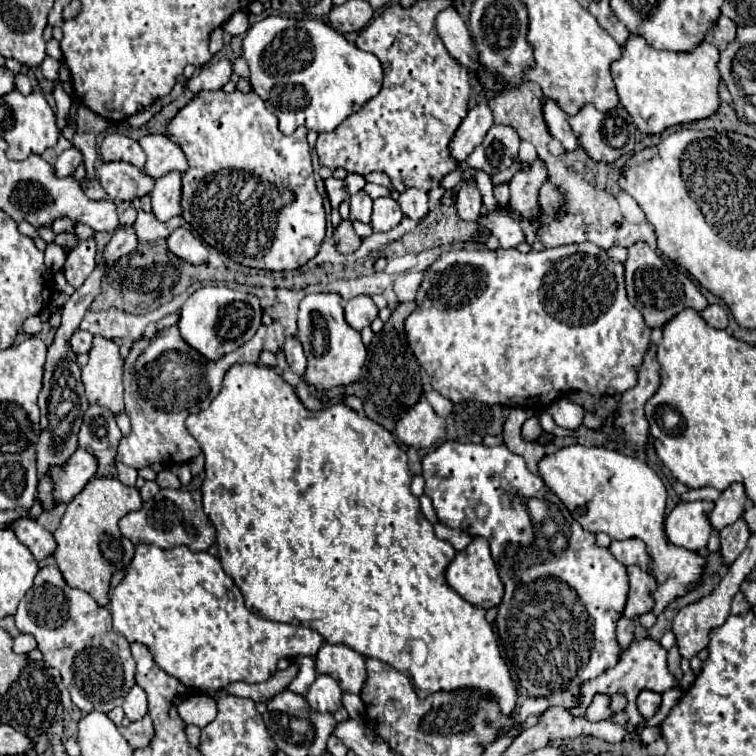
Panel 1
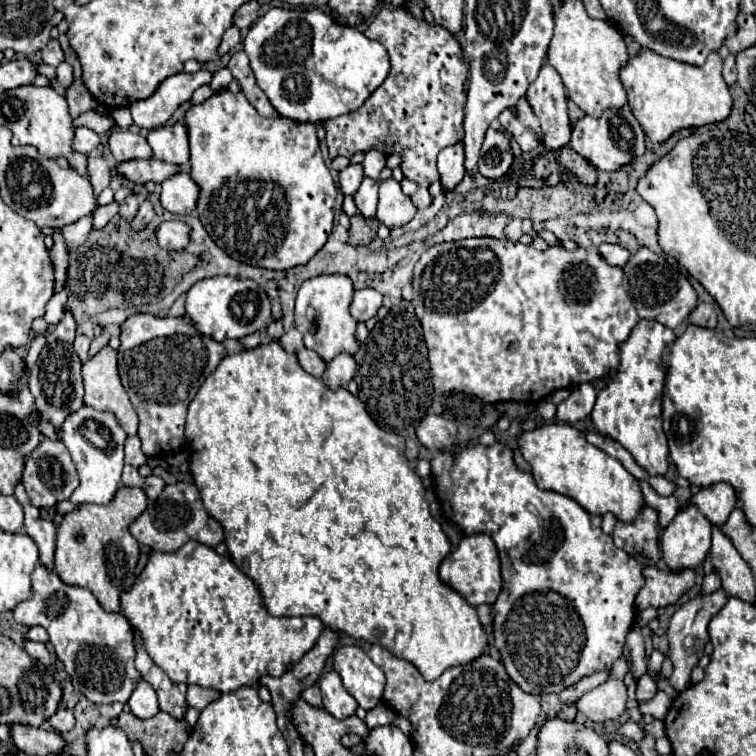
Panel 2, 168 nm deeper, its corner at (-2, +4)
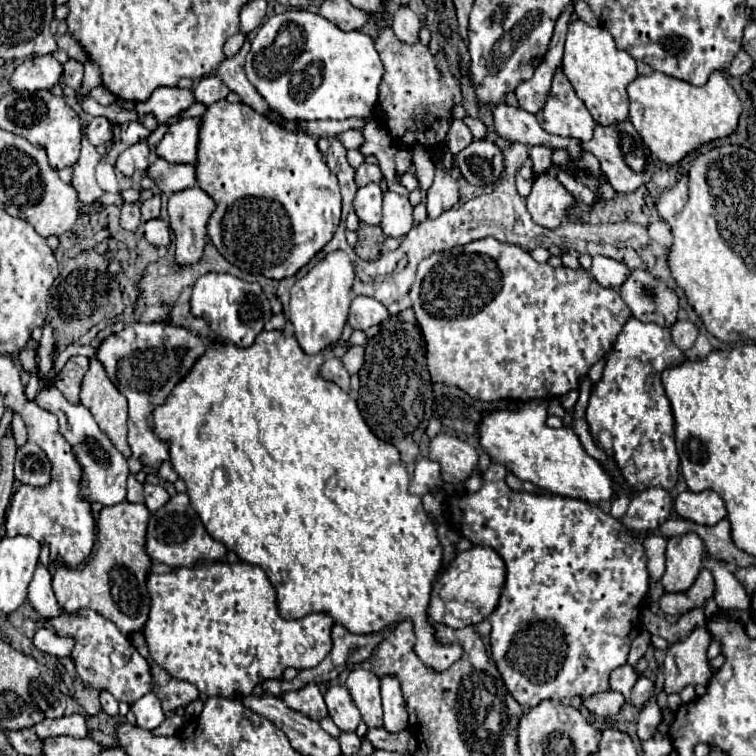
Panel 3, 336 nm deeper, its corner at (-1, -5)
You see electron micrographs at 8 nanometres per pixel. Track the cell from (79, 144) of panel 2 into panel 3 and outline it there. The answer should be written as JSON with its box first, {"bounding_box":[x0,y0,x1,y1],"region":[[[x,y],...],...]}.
{"bounding_box":[85,118,113,146],"region":[[[93,118],[85,130],[85,136],[89,140],[89,144],[93,146],[101,146],[101,144],[109,144],[113,134],[111,134],[111,122],[107,118]]]}

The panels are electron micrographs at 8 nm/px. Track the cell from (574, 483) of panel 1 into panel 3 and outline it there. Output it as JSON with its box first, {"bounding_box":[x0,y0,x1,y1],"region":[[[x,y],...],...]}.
{"bounding_box":[479,400,617,504],"region":[[[529,400],[519,412],[491,412],[491,416],[483,418],[483,422],[479,424],[481,448],[491,456],[493,462],[501,462],[503,466],[507,466],[507,470],[517,474],[517,478],[529,480],[549,494],[581,498],[593,504],[601,500],[611,502],[617,492],[605,468],[585,452],[571,428],[549,428],[545,426],[545,418],[547,400]]]}

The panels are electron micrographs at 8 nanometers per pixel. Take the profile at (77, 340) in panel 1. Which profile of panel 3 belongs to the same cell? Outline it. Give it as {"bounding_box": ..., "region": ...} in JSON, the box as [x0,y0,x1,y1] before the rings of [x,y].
{"bounding_box":[57,356,89,404],"region":[[[71,356],[69,362],[61,370],[61,382],[57,382],[57,388],[73,404],[79,404],[79,388],[87,368],[89,368],[89,358]]]}

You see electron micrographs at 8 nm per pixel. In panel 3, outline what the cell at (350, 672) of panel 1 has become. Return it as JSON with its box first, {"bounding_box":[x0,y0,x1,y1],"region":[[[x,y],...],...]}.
{"bounding_box":[345,668,383,728],"region":[[[365,668],[351,670],[347,682],[345,682],[353,702],[357,704],[363,722],[369,728],[381,728],[383,718],[383,706],[381,706],[381,680]]]}

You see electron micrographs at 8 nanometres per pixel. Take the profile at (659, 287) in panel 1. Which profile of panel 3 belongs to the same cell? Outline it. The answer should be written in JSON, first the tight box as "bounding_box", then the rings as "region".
{"bounding_box":[619,270,681,328],"region":[[[633,270],[619,292],[625,304],[631,308],[633,318],[641,322],[655,322],[663,328],[669,328],[677,322],[677,312],[681,308],[679,296],[649,270]]]}

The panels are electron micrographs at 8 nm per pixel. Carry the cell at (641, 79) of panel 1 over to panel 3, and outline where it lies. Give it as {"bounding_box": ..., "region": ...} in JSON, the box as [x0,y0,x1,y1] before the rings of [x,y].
{"bounding_box":[627,72,741,164],"region":[[[651,72],[649,76],[637,76],[627,86],[627,94],[631,100],[629,120],[651,154],[667,164],[677,164],[705,142],[729,136],[737,128],[741,114],[741,102],[723,72],[713,72],[705,86],[693,86],[673,76]]]}

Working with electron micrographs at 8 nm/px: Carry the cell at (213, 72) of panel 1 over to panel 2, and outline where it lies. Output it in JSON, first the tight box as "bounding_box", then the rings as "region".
{"bounding_box":[130,69,212,129],"region":[[[206,69],[192,73],[192,75],[178,73],[178,75],[166,77],[148,99],[134,101],[130,105],[134,123],[144,129],[156,129],[156,127],[164,125],[172,117],[172,113],[182,103],[186,103],[200,85],[210,83],[210,77],[212,77],[212,73]]]}

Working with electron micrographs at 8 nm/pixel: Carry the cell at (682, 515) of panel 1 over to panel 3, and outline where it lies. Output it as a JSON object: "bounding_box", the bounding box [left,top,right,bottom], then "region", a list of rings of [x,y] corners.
{"bounding_box":[661,532,705,592],"region":[[[695,532],[667,540],[667,568],[661,578],[665,592],[687,590],[703,568],[705,542]]]}

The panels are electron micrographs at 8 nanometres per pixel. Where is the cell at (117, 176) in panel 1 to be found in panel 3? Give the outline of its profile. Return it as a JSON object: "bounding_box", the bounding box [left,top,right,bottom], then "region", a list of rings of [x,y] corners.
{"bounding_box":[147,158,195,196],"region":[[[157,158],[149,170],[147,170],[147,176],[157,184],[157,188],[161,192],[165,192],[167,196],[171,196],[173,192],[179,192],[179,190],[185,190],[189,186],[195,184],[195,166],[189,164],[169,164],[165,162],[163,158]]]}

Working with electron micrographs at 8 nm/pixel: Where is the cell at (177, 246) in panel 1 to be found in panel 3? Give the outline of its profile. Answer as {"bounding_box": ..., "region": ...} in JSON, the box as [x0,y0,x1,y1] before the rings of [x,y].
{"bounding_box":[145,218,171,248],"region":[[[159,218],[145,222],[145,238],[149,244],[157,246],[157,248],[167,248],[171,244],[171,232],[169,226],[165,222],[161,222]]]}

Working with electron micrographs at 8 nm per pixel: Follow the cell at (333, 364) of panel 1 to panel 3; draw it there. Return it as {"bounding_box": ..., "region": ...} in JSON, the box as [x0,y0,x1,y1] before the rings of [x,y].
{"bounding_box":[289,252,355,354],"region":[[[333,252],[325,256],[315,268],[307,272],[305,278],[297,280],[291,288],[291,308],[289,318],[295,326],[295,338],[305,354],[319,354],[329,344],[337,342],[347,326],[347,314],[351,304],[351,284],[355,280],[353,264],[345,252]]]}

